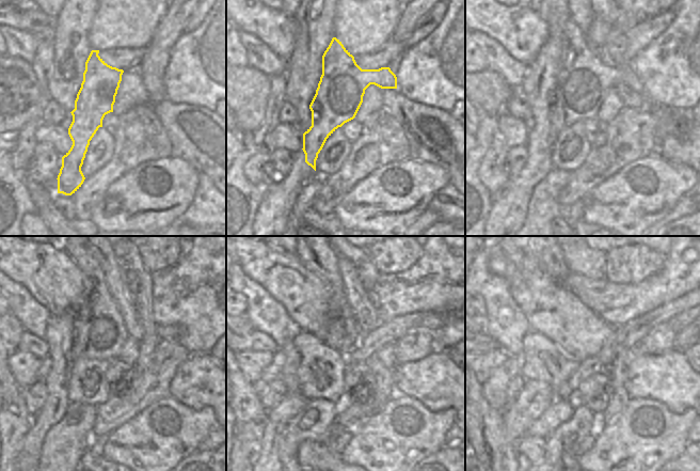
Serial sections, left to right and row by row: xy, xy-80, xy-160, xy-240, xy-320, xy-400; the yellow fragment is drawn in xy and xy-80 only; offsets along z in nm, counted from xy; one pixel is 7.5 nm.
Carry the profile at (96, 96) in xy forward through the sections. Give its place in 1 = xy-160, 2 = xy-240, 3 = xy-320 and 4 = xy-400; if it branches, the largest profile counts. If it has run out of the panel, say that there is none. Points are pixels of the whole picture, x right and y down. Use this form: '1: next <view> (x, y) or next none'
1: next xy-160 (584, 79)
2: next xy-240 (99, 329)
3: next xy-320 (320, 257)
4: next xy-400 (550, 257)

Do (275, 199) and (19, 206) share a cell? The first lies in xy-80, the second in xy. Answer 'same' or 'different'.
different

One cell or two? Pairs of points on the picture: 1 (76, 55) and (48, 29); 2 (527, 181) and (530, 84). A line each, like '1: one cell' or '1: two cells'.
1: two cells
2: one cell

